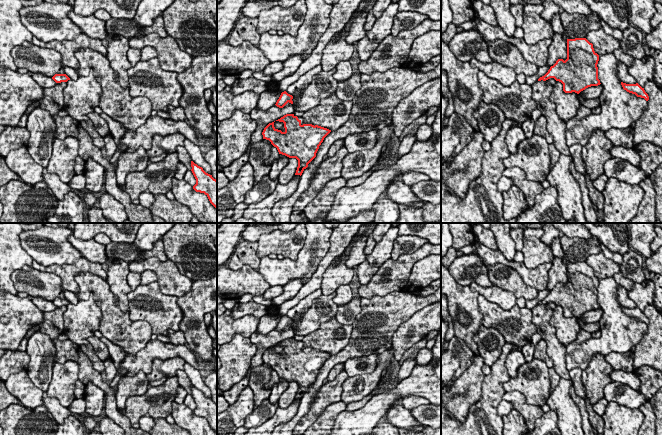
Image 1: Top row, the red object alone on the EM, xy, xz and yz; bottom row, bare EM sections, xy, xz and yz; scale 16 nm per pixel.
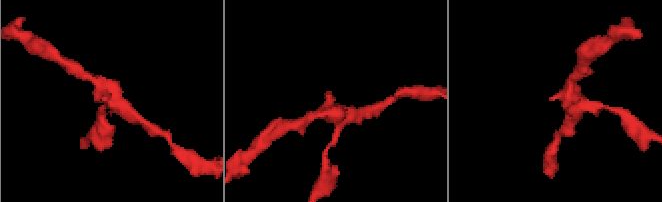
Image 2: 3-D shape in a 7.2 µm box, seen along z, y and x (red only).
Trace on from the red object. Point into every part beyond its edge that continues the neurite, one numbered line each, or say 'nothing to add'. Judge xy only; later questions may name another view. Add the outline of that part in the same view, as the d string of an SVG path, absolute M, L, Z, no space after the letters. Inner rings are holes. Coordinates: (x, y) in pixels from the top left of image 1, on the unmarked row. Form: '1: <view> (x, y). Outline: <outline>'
nothing to add

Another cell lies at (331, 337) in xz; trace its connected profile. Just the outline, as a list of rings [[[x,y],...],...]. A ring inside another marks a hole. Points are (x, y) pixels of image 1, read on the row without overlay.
[[[336,317],[321,323],[319,328],[304,336],[304,348],[318,349],[329,354],[337,354],[348,343],[353,326],[340,324]]]

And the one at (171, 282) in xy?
[[[150,257],[141,262],[130,263],[129,270],[136,273],[153,271],[158,277],[157,281],[162,294],[179,298],[191,291],[193,281],[182,275],[175,263],[170,260],[160,261],[157,257]]]

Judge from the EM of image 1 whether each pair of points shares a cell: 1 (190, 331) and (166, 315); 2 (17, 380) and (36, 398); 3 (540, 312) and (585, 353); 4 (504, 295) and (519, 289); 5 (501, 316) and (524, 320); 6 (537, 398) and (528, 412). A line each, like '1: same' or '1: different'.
1: different
2: same
3: different
4: different
5: same
6: different

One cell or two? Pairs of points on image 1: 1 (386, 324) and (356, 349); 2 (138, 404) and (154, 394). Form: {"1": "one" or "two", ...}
{"1": "one", "2": "one"}

